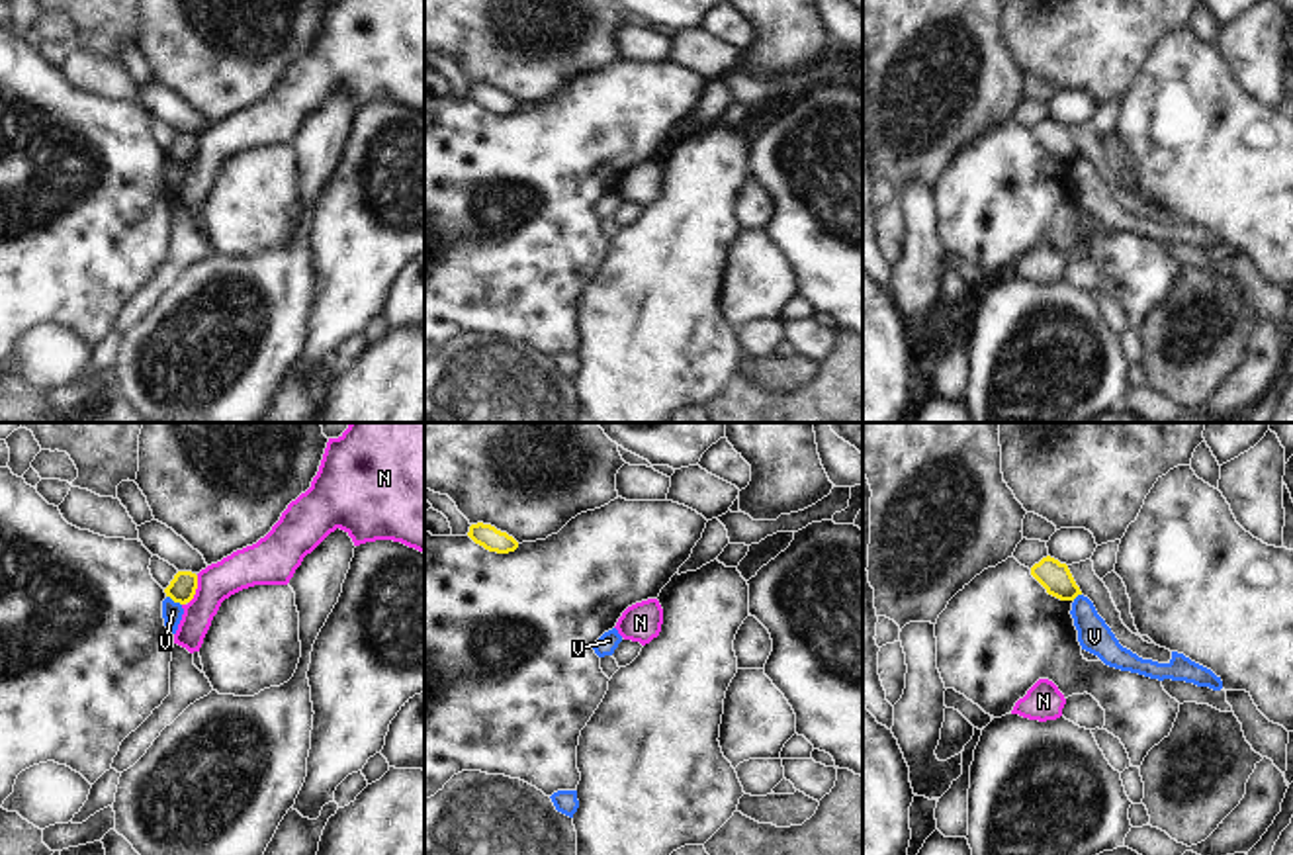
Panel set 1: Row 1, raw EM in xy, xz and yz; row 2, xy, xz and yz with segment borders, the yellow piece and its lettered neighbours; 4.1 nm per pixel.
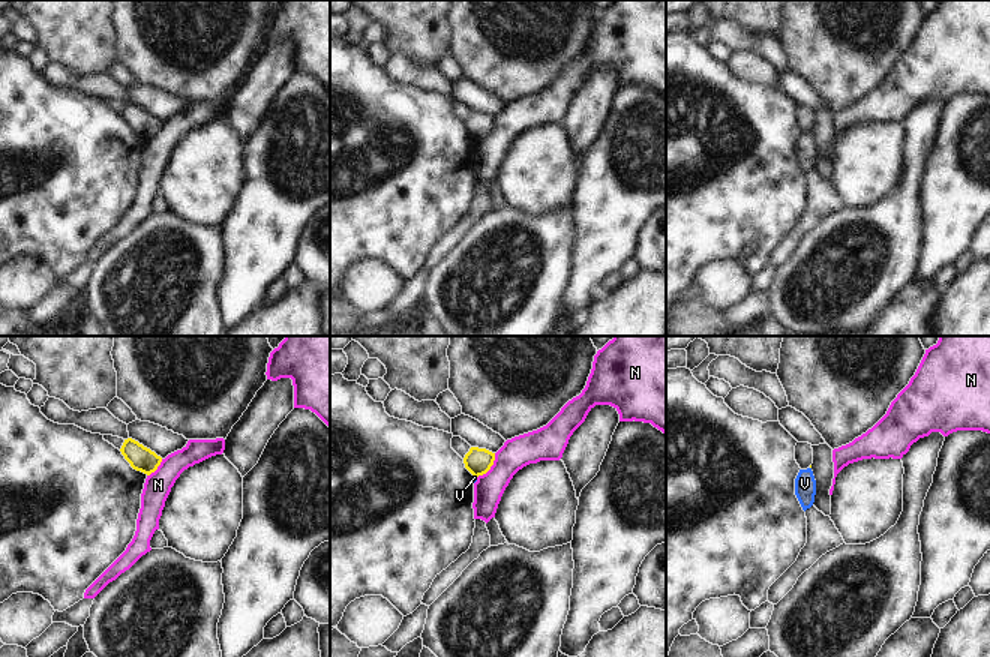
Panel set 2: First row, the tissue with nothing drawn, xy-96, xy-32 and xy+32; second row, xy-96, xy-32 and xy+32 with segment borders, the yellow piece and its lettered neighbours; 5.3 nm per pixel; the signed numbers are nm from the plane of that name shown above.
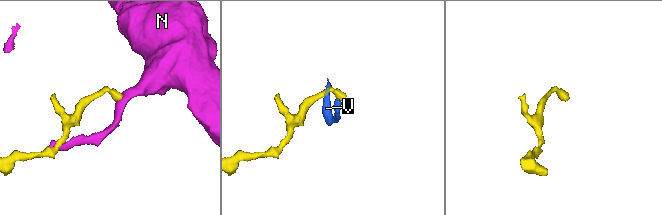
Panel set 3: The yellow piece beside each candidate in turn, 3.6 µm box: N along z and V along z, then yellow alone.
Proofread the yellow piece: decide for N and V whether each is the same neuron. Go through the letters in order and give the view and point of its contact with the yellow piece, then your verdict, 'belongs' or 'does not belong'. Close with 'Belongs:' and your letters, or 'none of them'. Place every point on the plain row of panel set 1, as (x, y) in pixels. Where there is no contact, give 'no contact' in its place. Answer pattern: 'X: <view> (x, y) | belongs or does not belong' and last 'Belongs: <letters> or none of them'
N: xy (196, 149) | does not belong
V: xy (175, 163) | does not belong
Belongs: none of them

